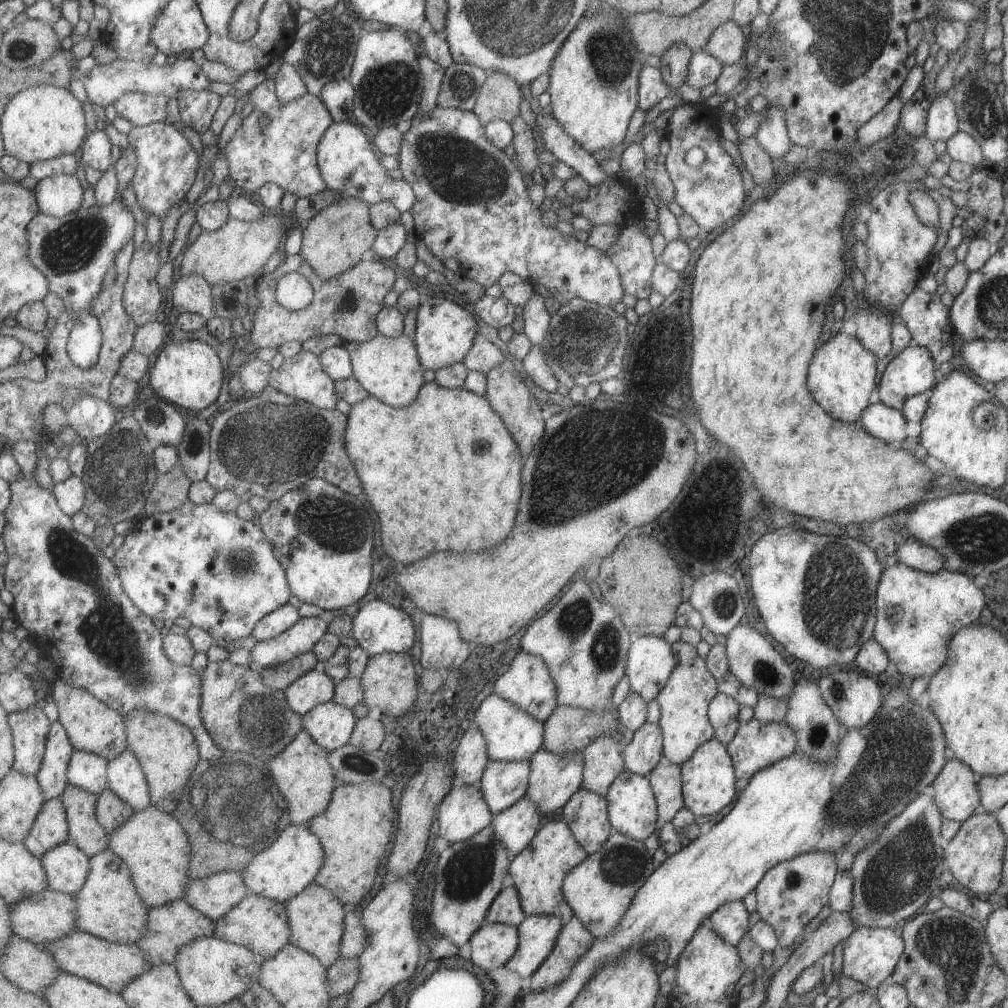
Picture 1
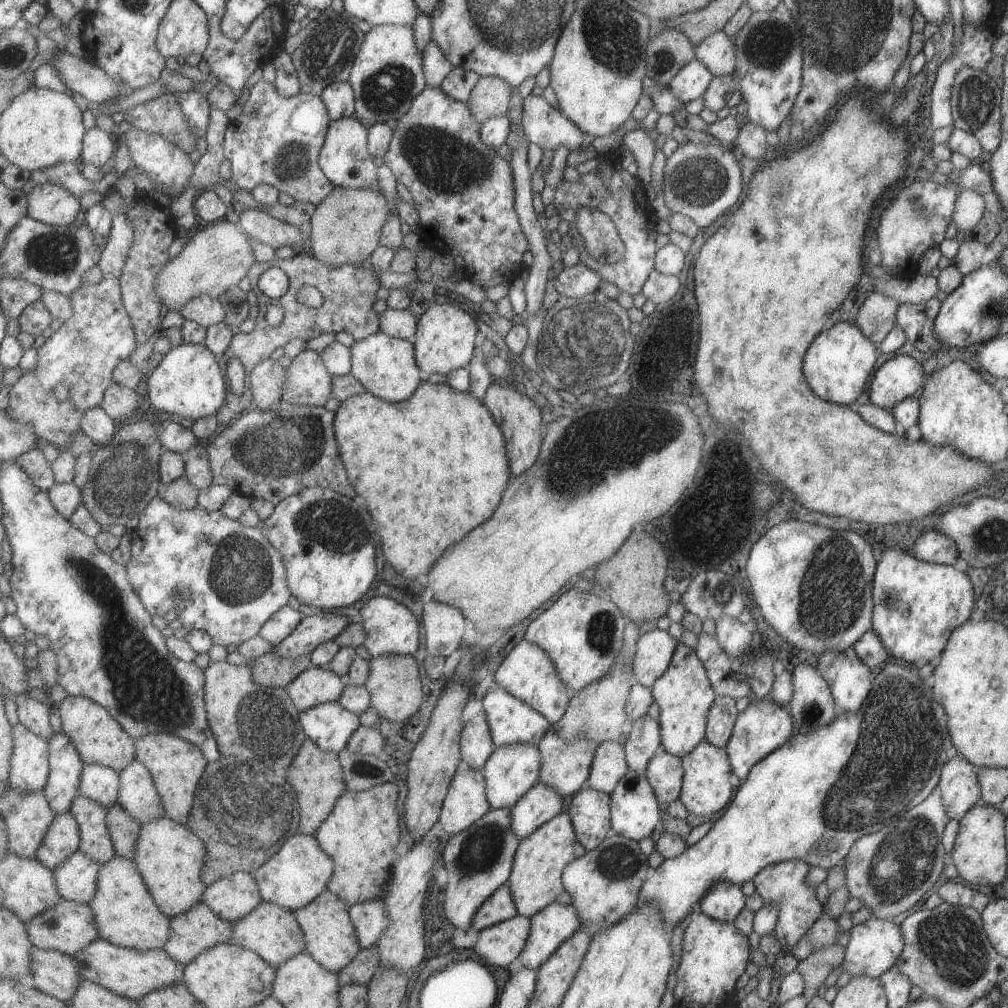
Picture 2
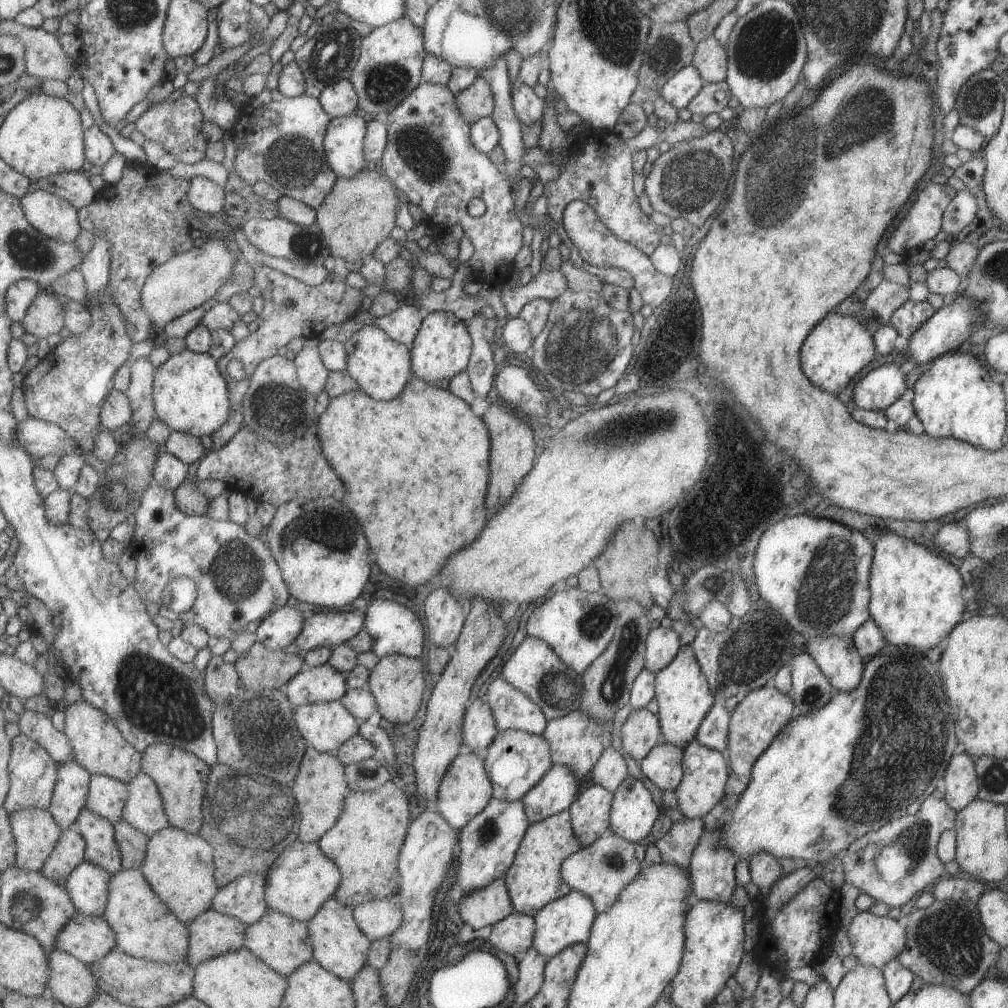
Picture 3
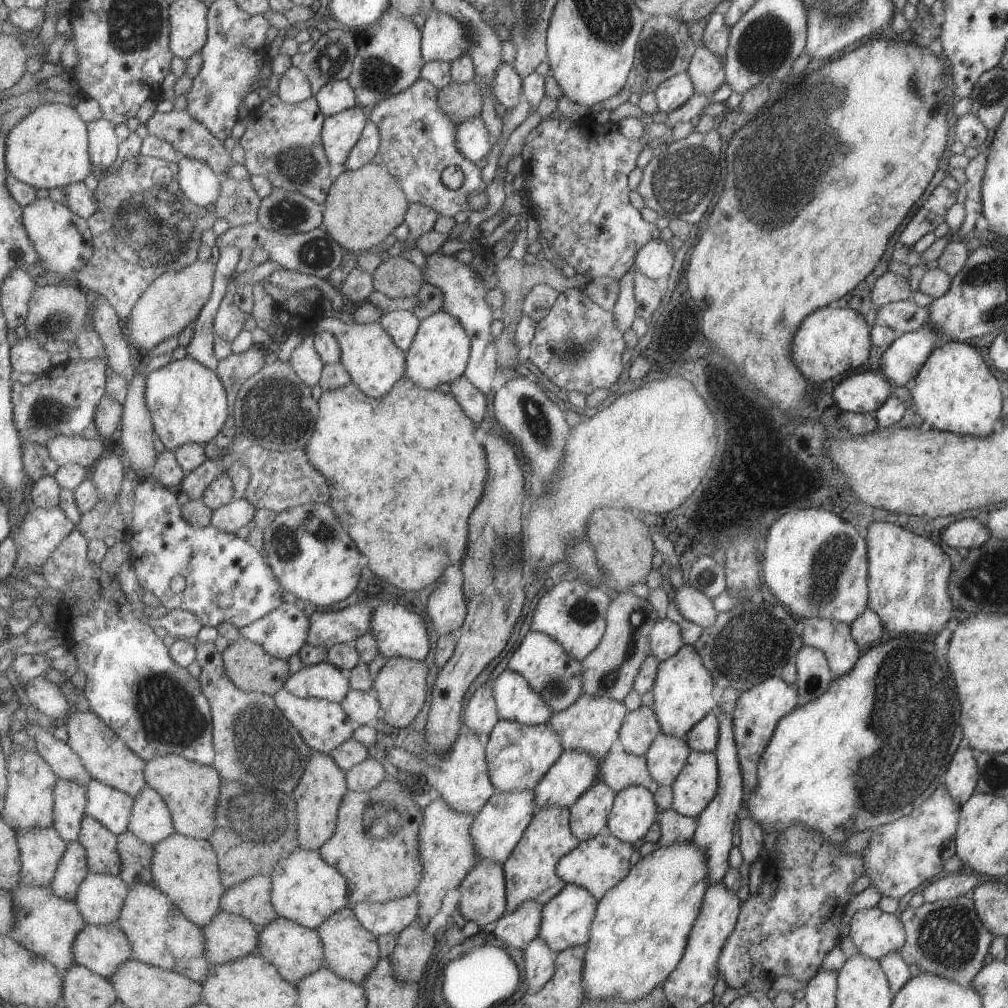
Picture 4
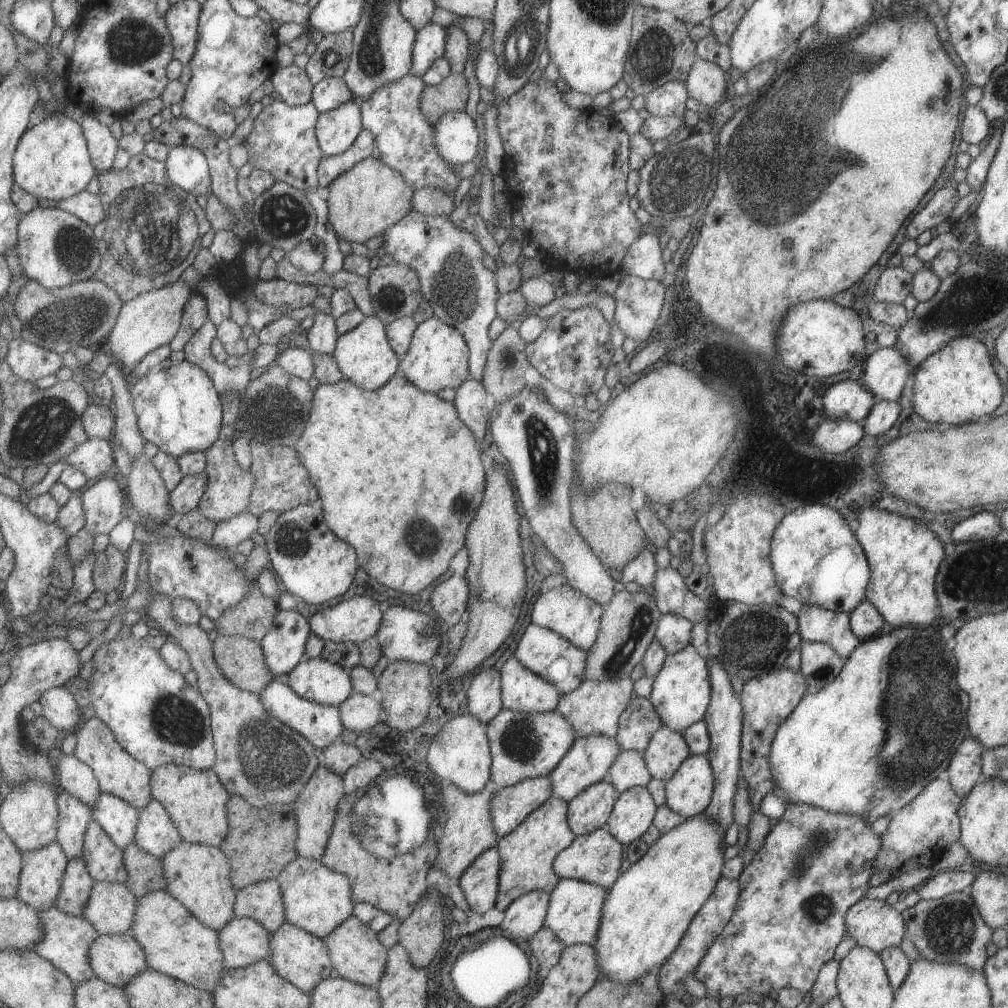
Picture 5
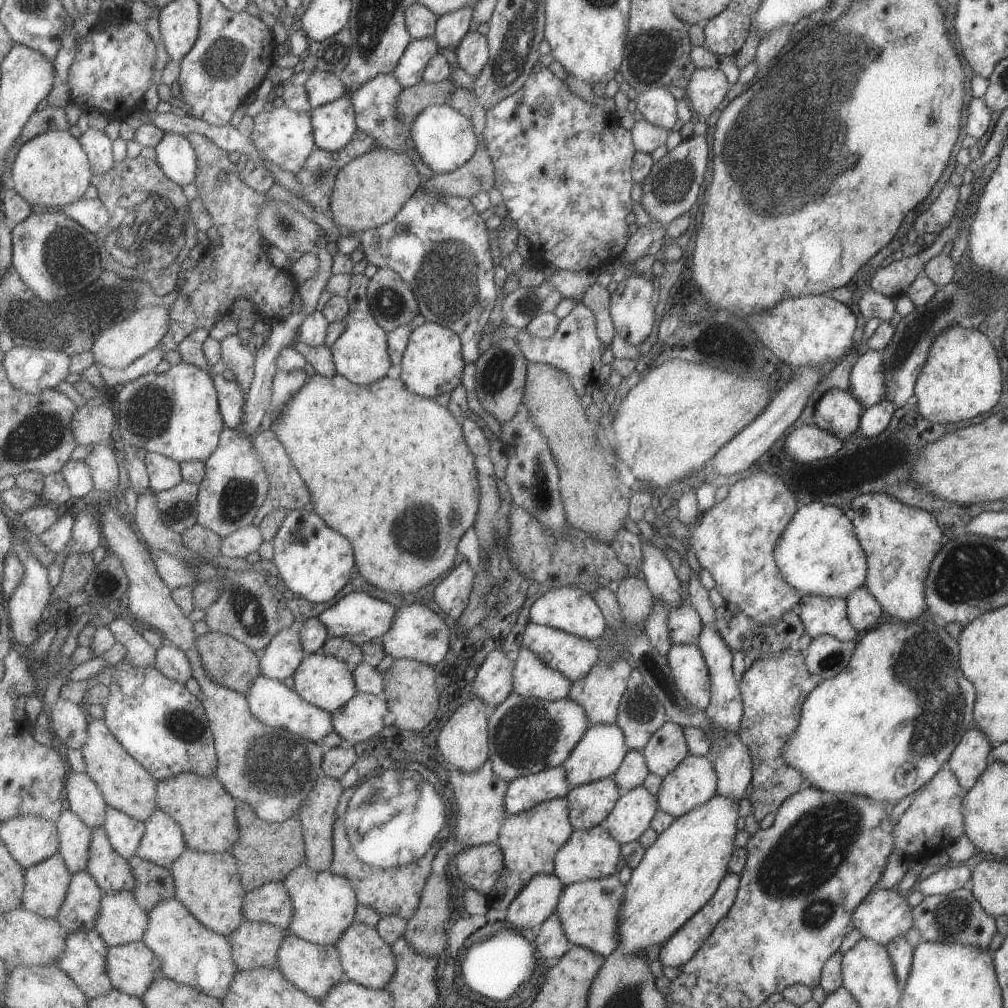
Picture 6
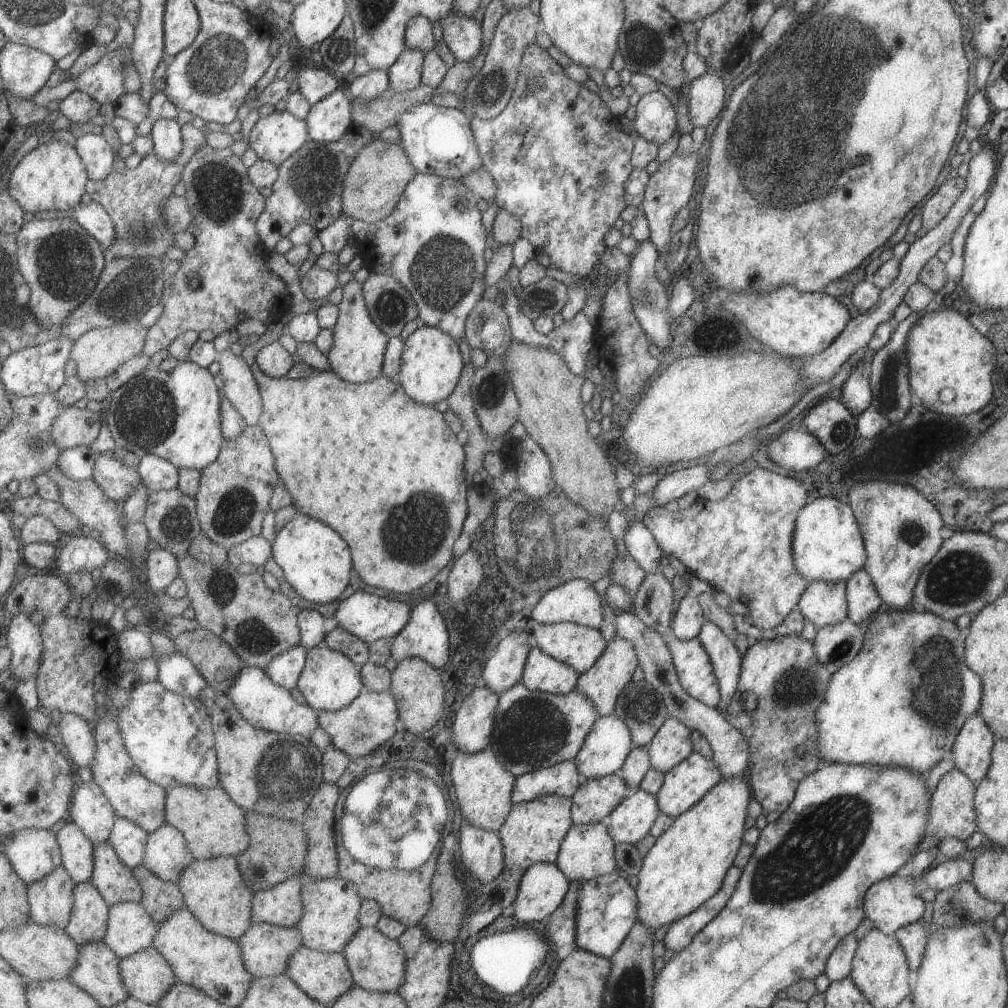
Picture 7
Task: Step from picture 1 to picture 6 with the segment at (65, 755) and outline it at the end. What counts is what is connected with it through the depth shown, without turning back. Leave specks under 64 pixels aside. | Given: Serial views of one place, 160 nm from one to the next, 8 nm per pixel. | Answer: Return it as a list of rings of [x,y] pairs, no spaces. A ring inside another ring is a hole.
[[[71,809],[62,812],[57,826],[60,832],[60,853],[68,869],[73,875],[87,871],[93,840],[92,828]]]

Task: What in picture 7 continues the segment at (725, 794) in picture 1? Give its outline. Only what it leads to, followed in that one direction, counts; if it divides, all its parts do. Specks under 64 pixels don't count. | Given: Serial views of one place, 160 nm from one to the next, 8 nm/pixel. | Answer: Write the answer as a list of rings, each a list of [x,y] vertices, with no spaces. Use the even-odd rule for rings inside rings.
[[[693,752],[686,756],[685,760],[664,772],[661,788],[655,796],[657,806],[661,813],[675,818],[691,808],[721,778],[721,773],[712,758],[708,759]]]

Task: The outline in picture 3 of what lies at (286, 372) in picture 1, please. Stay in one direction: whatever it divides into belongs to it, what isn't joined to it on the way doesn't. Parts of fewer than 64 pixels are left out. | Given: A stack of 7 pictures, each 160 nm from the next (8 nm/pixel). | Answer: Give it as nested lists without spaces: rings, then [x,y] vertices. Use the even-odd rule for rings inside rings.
[[[323,337],[306,339],[294,361],[298,368],[300,384],[315,396],[326,390],[332,371],[325,366],[320,344]]]

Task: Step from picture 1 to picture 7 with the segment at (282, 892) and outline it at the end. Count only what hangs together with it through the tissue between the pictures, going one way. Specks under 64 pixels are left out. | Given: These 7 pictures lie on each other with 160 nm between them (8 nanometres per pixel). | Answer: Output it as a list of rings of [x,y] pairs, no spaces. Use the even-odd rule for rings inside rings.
[[[303,874],[304,915],[298,924],[304,945],[326,953],[343,953],[361,930],[360,912],[363,904],[357,885],[343,877],[321,879]]]

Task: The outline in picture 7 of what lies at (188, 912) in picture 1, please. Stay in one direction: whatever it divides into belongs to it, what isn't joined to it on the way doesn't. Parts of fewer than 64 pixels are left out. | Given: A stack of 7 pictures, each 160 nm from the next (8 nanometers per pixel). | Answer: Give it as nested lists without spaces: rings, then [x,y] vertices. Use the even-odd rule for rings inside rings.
[[[254,923],[240,938],[245,966],[255,978],[276,977],[287,974],[290,960],[303,946],[304,940],[299,927],[282,927],[271,923]]]

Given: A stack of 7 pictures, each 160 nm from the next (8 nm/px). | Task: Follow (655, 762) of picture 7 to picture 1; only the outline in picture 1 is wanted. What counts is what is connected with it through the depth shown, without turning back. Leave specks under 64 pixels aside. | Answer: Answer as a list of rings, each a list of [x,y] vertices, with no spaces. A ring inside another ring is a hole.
[[[662,757],[645,778],[656,801],[657,825],[671,822],[673,816],[684,807],[680,766]]]

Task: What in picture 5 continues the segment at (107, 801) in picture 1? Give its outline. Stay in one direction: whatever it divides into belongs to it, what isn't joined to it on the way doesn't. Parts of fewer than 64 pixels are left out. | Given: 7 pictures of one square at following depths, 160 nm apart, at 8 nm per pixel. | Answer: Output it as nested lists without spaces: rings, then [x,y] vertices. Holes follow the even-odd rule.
[[[135,842],[124,850],[124,859],[129,873],[126,885],[138,899],[167,890],[169,881],[161,857],[147,852]]]

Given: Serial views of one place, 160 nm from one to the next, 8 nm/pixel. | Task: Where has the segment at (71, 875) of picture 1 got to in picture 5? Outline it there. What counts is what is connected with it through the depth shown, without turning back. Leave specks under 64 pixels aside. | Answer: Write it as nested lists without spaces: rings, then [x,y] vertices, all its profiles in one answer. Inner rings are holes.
[[[96,881],[96,887],[92,890],[88,907],[84,910],[84,916],[95,925],[101,935],[132,933],[131,929],[136,924],[138,902],[136,893],[126,884]]]

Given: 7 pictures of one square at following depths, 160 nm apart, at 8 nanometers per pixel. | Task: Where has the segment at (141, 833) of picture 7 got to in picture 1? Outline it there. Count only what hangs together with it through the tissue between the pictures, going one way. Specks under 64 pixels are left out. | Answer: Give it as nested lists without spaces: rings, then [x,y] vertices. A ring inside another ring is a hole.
[[[75,750],[69,762],[68,780],[71,785],[93,792],[99,797],[110,788],[108,769],[110,761],[95,752]]]

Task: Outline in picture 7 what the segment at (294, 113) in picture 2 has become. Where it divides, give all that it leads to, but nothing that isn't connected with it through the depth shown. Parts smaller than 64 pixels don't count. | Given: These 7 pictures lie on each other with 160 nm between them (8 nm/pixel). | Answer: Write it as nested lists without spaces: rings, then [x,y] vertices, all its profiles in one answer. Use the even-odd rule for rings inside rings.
[[[274,110],[270,115],[261,117],[248,134],[249,146],[261,160],[271,161],[281,166],[293,153],[296,153],[310,139],[307,120],[296,117],[292,112]]]

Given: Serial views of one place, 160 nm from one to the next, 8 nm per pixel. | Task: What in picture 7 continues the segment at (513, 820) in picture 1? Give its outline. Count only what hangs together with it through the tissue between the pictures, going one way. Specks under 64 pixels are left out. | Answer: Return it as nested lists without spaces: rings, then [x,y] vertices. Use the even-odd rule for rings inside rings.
[[[617,715],[598,716],[573,762],[585,779],[596,779],[619,770],[634,747],[630,730]]]

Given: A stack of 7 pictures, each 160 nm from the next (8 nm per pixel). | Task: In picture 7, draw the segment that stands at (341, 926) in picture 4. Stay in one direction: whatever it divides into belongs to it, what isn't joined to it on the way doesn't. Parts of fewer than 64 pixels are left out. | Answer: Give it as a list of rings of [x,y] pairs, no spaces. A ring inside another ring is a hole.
[[[361,927],[344,950],[356,985],[368,991],[399,993],[408,975],[408,956],[400,941],[385,936],[377,927]]]

